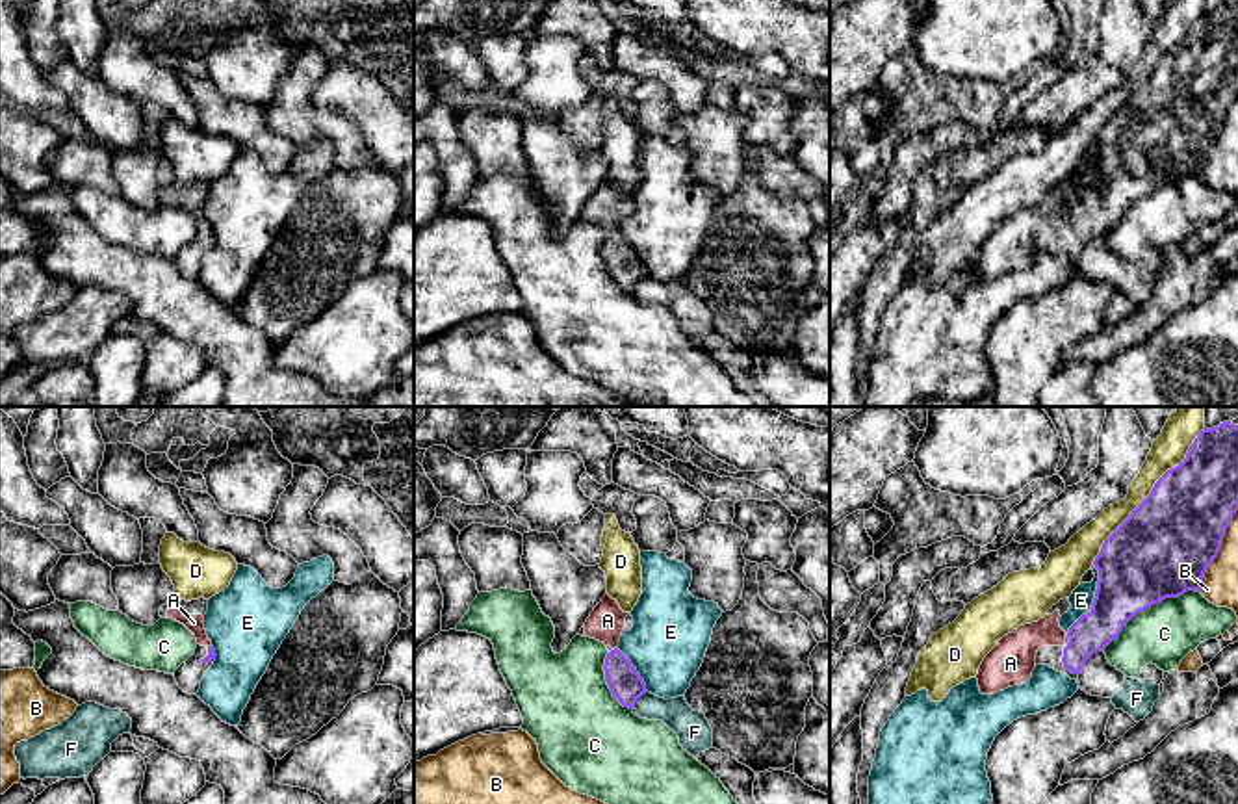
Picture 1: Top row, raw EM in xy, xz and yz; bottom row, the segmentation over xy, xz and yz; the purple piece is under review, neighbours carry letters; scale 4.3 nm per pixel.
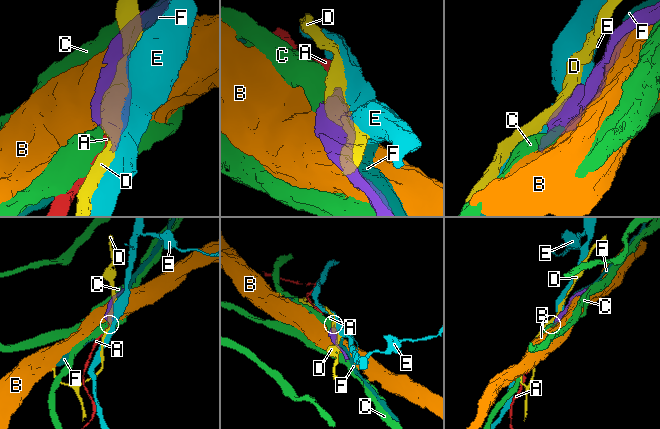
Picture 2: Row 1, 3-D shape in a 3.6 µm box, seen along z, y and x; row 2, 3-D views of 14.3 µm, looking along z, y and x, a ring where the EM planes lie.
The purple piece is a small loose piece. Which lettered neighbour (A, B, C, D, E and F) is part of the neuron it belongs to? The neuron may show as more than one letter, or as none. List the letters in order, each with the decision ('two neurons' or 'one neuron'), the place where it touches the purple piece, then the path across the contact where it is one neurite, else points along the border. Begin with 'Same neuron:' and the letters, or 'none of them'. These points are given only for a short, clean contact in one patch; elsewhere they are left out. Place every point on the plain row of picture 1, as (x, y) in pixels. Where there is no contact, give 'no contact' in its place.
Same neuron: A
A: one neuron; meets purple in xz at (615, 233); runs through xz (622, 262), (615, 246), (615, 233), (607, 205)
B: two neurons; meets purple in yz at (1218, 134)
C: two neurons; meets purple in yz at (1149, 190)
D: two neurons; meets purple in yz at (1149, 78)
E: two neurons; meets purple in yz at (1094, 184)
F: two neurons; meets purple in xz at (639, 281)

